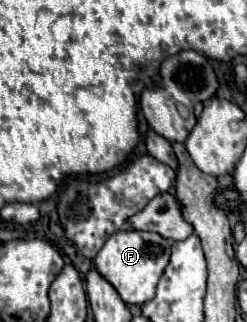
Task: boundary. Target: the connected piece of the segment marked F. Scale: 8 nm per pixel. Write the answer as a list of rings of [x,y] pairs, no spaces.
[[[117,230],[95,256],[95,268],[115,286],[125,304],[145,304],[155,298],[157,282],[169,262],[171,242],[155,232],[143,230]]]

